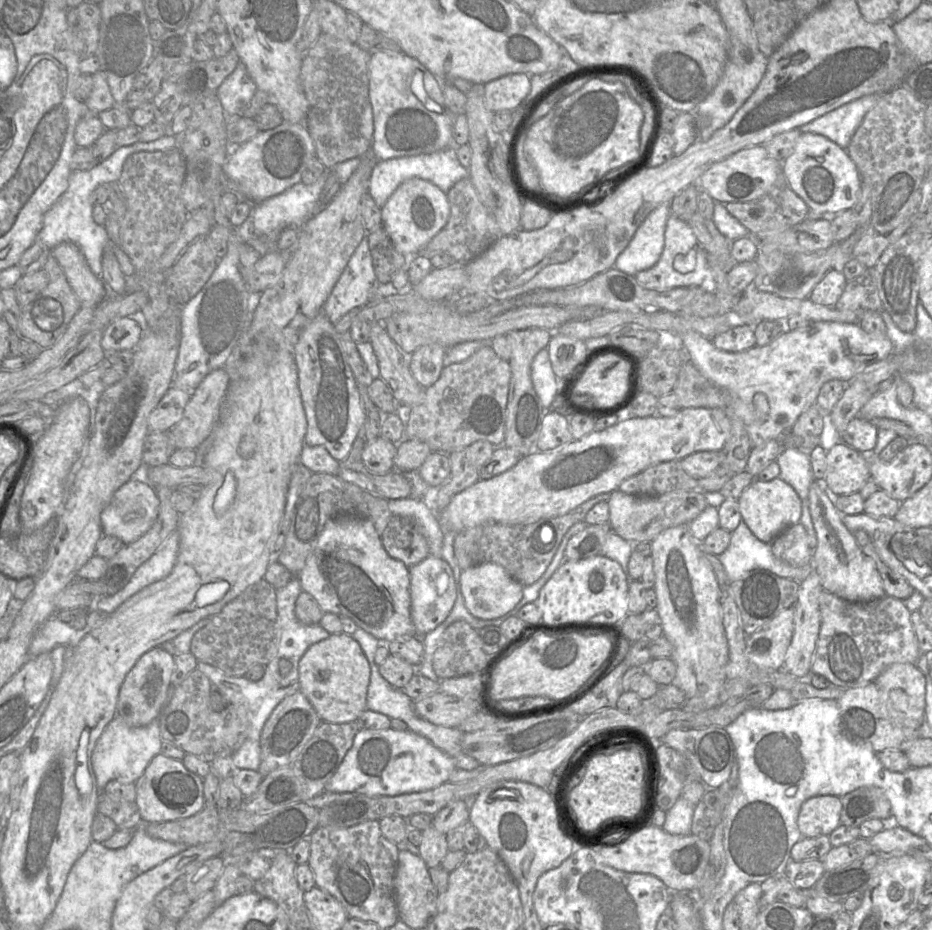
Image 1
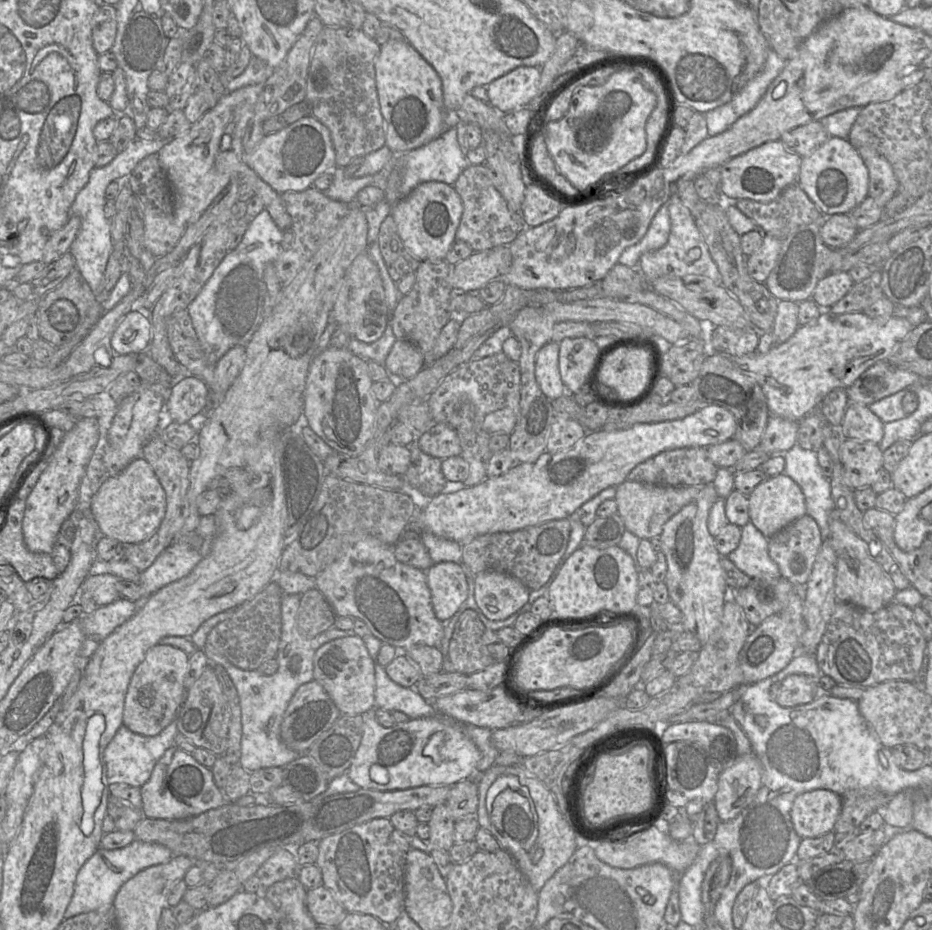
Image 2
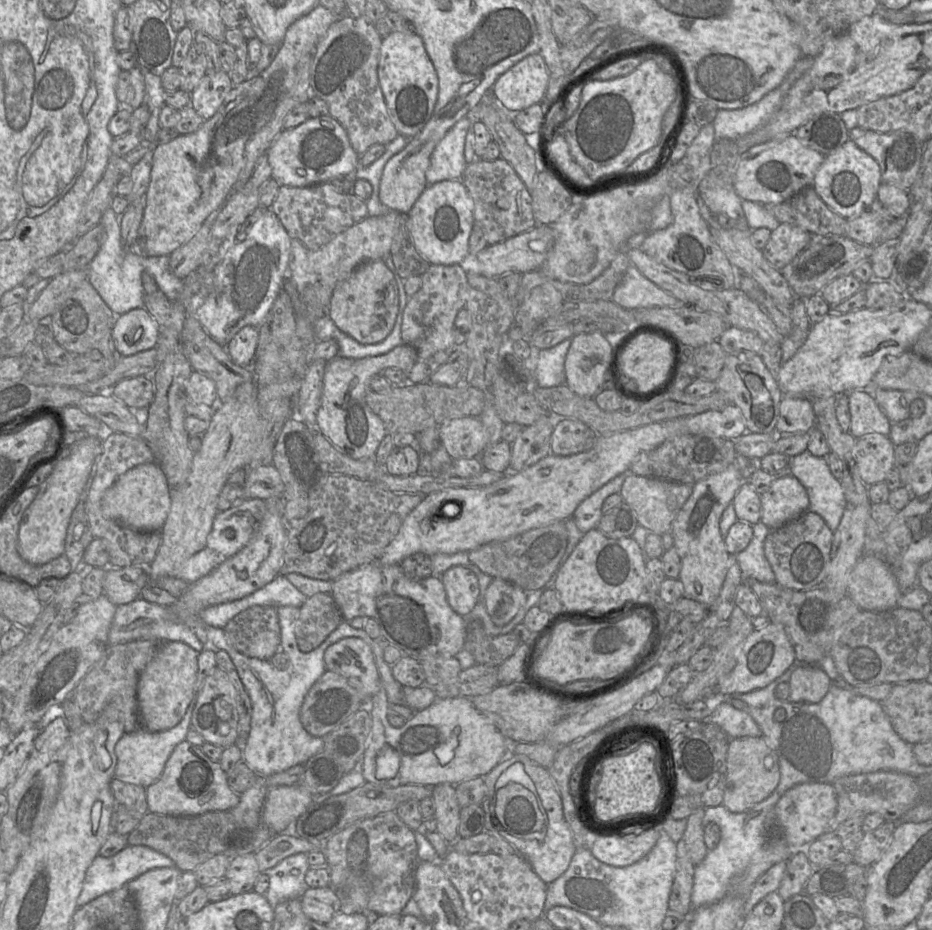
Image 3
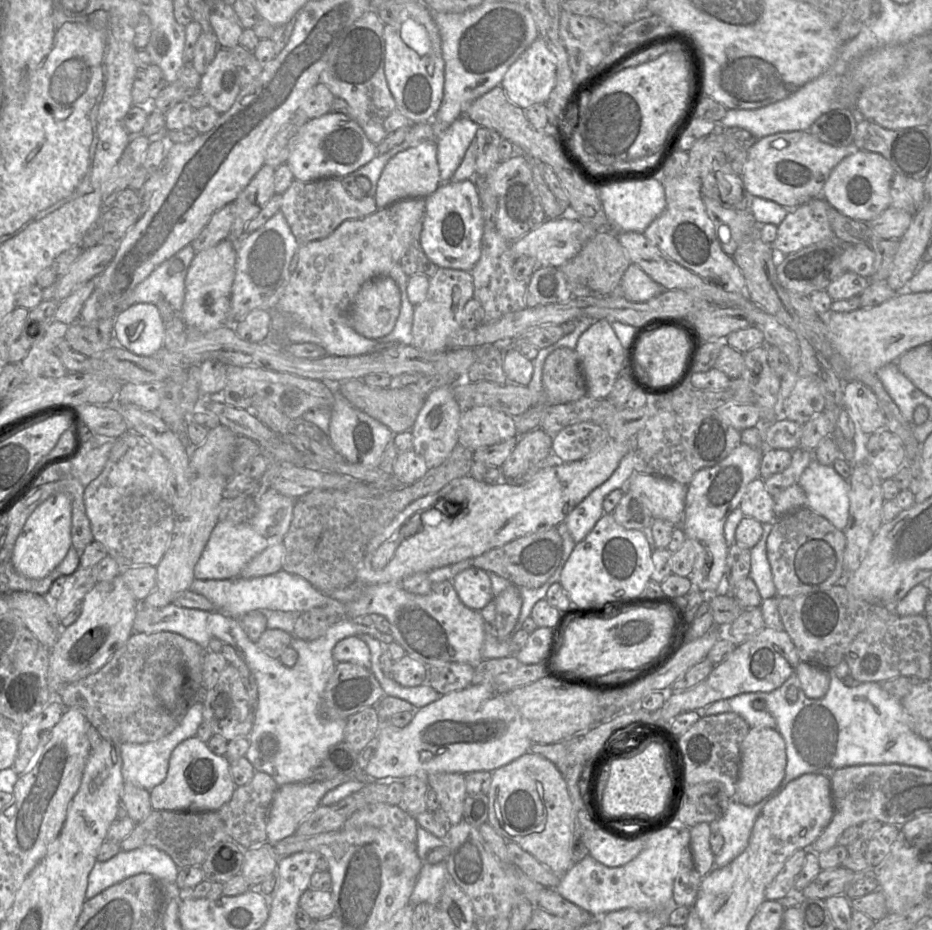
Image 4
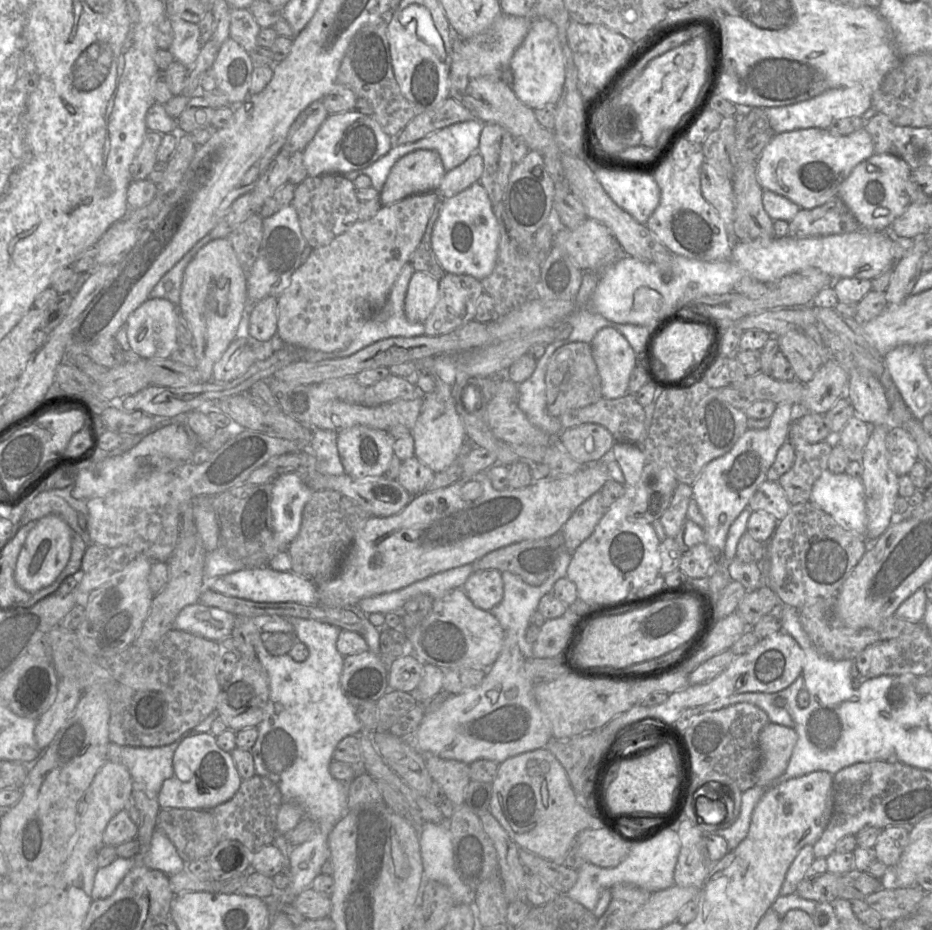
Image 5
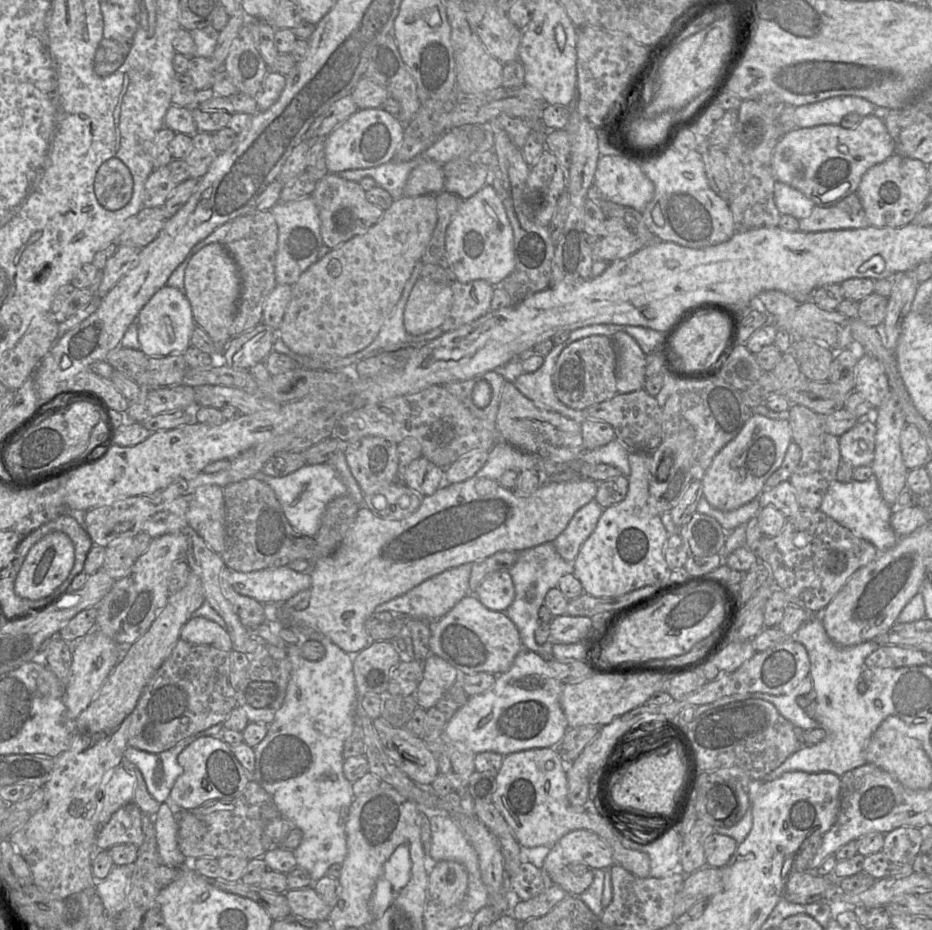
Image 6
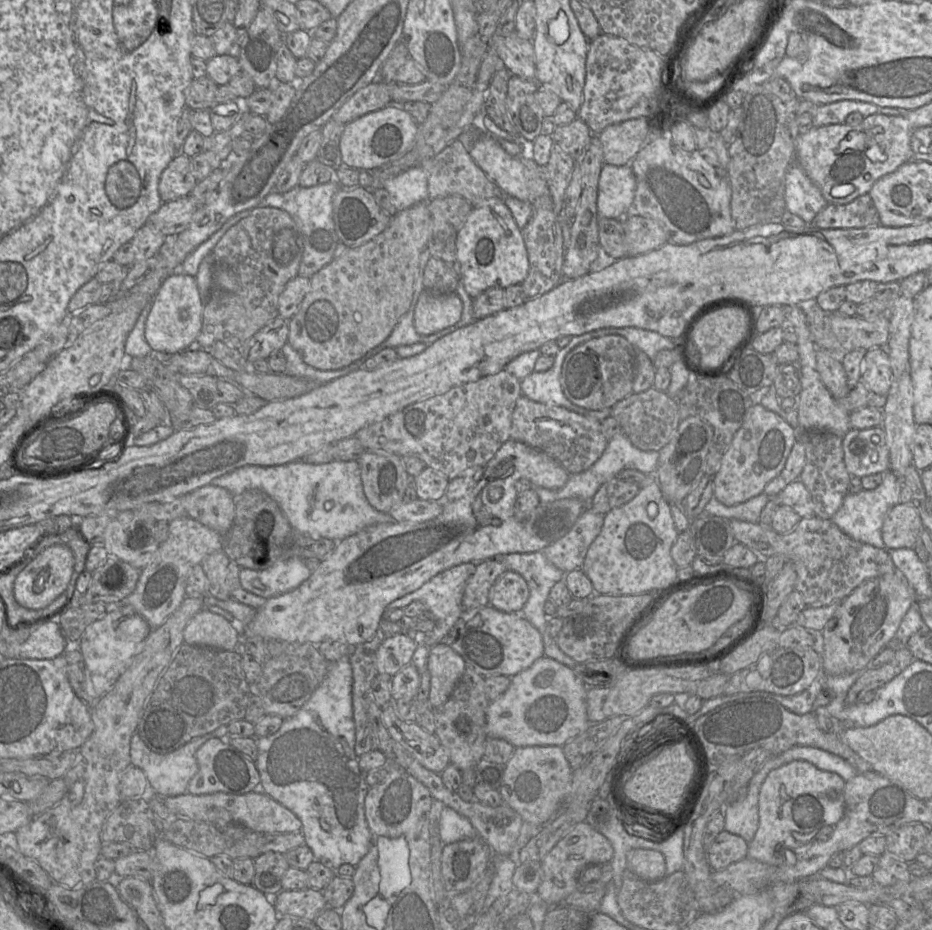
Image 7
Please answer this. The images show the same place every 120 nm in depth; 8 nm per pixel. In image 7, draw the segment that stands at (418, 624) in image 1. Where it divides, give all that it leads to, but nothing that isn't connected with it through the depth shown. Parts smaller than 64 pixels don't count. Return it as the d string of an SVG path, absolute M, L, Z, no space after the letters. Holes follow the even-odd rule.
M506 570L489 592L489 605L506 613L520 613L530 595L526 580L515 571Z

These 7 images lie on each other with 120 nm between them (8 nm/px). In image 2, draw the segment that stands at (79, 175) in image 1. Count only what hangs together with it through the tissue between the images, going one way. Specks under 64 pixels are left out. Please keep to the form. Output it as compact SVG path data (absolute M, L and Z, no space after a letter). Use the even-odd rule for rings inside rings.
M135 139L107 165L94 168L89 176L88 183L77 194L71 209L70 216L78 216L81 219L80 230L71 244L69 252L75 259L76 269L97 294L103 283L104 272L113 251L113 242L110 231L110 219L104 215L106 204L105 190L112 182L122 177L127 177L136 165L145 157L157 154L171 139L139 140Z

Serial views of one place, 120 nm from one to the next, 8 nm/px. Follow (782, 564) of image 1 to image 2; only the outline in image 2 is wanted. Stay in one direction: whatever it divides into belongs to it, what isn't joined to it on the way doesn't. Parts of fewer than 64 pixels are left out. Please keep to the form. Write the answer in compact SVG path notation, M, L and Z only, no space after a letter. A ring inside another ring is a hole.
M749 522L741 528L741 540L728 559L750 578L781 576L778 565L769 555L769 538Z

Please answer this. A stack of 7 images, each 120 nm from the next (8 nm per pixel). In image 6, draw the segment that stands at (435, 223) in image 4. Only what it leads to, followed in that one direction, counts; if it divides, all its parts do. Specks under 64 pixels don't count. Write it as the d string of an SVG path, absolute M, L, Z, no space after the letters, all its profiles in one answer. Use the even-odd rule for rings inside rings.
M490 184L462 201L447 228L445 249L453 277L460 283L484 280L496 286L512 273L515 268L513 229L501 197Z

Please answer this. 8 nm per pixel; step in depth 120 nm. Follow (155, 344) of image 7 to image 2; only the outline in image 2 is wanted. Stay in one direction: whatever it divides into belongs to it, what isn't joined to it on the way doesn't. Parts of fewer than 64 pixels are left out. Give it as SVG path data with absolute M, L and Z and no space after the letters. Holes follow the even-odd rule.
M132 309L115 329L111 346L119 354L146 352L152 338L152 322L137 309Z

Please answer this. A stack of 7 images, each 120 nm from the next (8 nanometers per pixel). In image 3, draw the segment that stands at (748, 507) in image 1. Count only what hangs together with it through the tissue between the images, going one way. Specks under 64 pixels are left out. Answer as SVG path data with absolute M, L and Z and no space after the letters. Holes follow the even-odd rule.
M792 474L772 482L769 488L760 494L761 522L769 529L775 529L809 510L809 496L802 483Z

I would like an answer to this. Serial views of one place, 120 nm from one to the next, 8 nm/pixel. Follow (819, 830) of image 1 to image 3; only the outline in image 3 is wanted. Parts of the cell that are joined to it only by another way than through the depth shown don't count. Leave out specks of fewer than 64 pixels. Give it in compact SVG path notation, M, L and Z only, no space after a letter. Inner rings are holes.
M800 783L787 790L775 806L779 826L789 845L806 848L828 831L837 811L837 795L831 783Z

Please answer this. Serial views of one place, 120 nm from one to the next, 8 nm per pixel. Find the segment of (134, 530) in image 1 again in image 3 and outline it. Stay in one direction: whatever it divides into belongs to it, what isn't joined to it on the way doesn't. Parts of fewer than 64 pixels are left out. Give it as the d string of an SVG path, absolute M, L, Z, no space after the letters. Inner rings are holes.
M157 462L140 464L122 474L105 491L101 507L105 517L126 527L143 532L158 532L161 531L171 507L171 488Z

